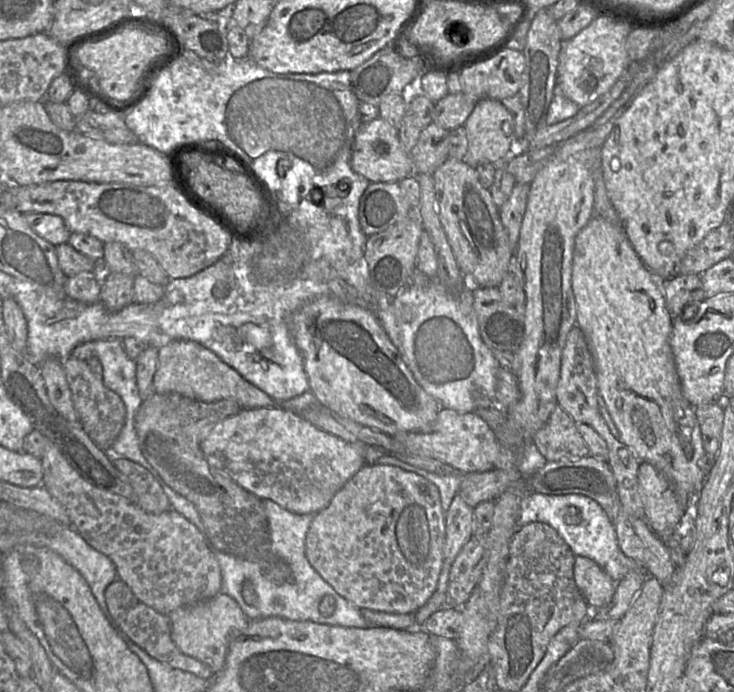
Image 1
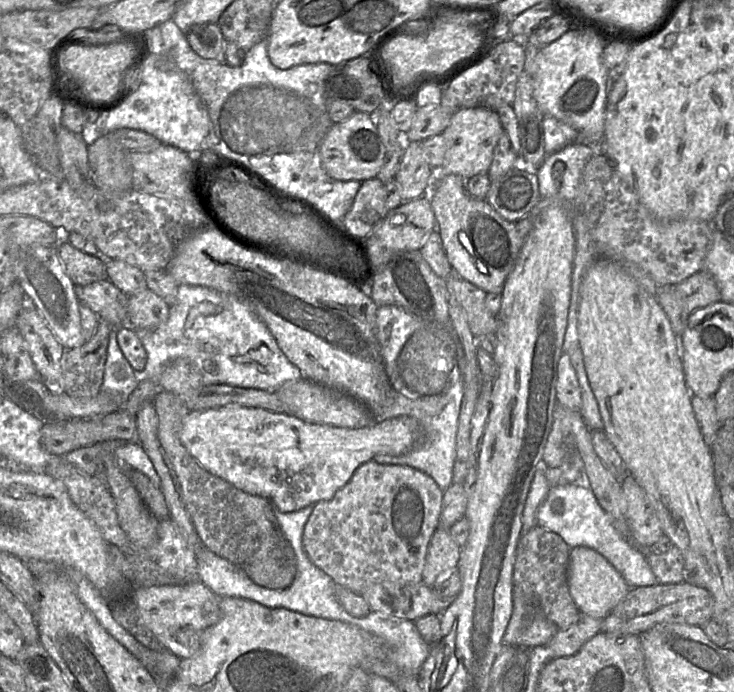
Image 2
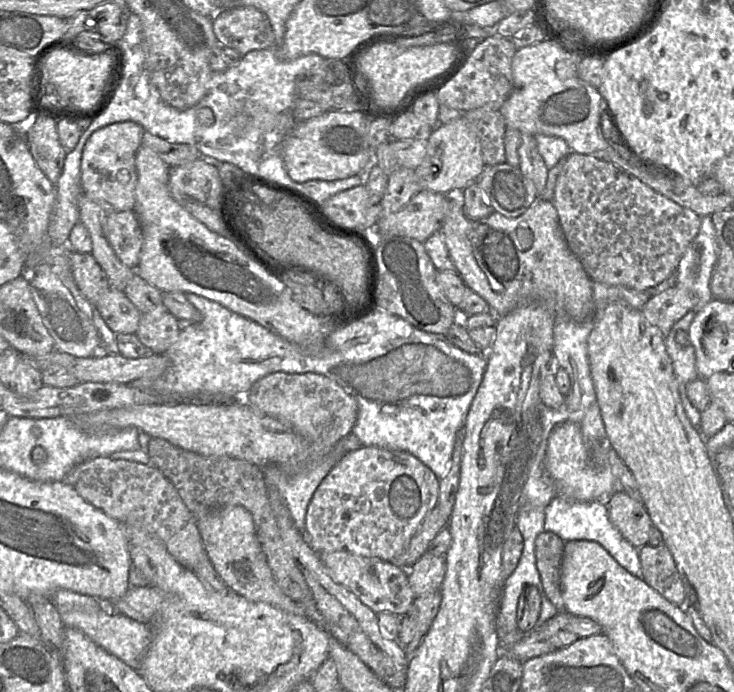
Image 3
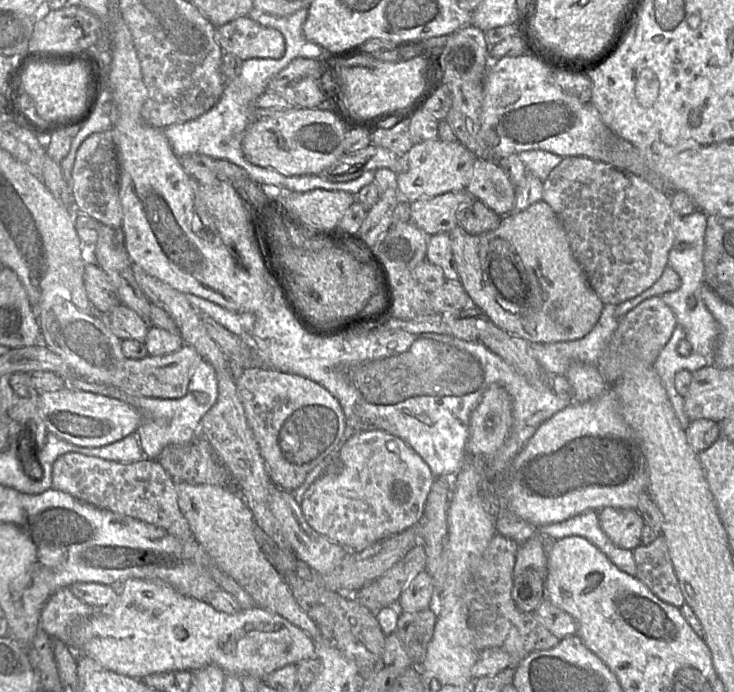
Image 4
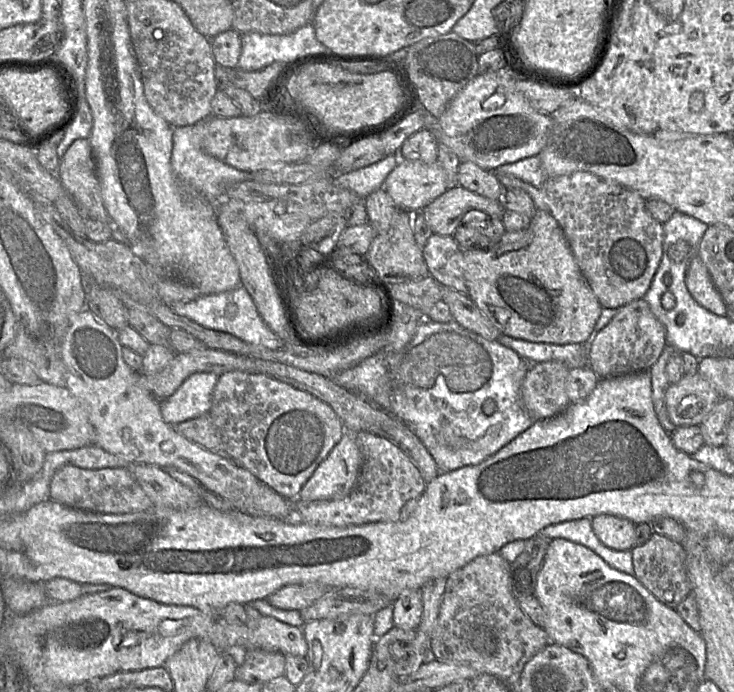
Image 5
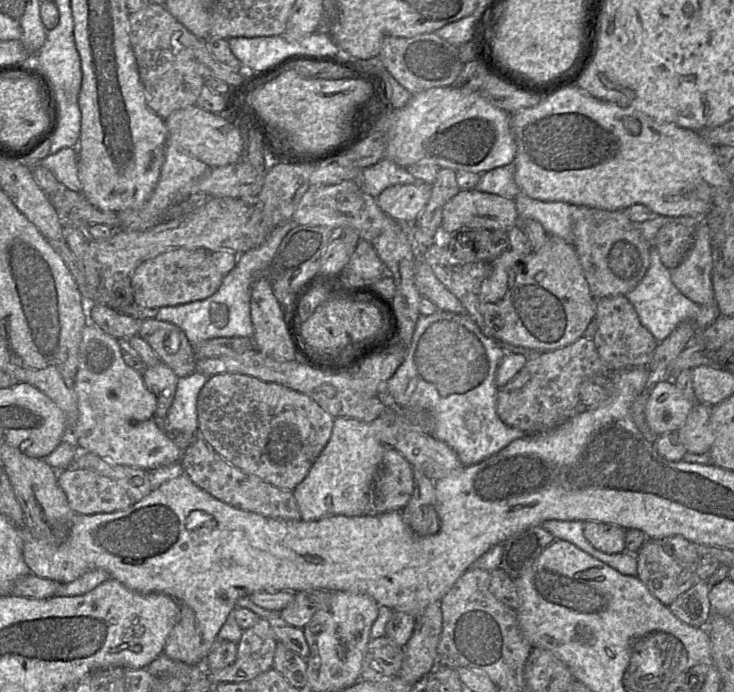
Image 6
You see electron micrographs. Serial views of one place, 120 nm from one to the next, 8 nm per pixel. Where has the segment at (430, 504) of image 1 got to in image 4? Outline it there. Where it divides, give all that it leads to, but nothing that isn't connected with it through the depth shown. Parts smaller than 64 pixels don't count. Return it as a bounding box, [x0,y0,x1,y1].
[299,430,435,552]

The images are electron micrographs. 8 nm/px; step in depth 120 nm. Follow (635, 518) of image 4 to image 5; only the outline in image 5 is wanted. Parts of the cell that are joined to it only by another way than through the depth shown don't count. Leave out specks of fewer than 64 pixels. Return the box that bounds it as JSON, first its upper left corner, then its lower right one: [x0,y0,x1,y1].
[591,514,636,551]

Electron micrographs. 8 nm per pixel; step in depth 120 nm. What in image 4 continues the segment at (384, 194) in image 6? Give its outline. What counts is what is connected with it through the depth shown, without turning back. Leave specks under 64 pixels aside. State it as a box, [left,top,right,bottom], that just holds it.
[397,138,476,203]

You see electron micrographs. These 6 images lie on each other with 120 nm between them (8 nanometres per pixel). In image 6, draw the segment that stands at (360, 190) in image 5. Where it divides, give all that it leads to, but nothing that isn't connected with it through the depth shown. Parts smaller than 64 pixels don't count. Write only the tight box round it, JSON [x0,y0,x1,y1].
[346,158,418,198]

